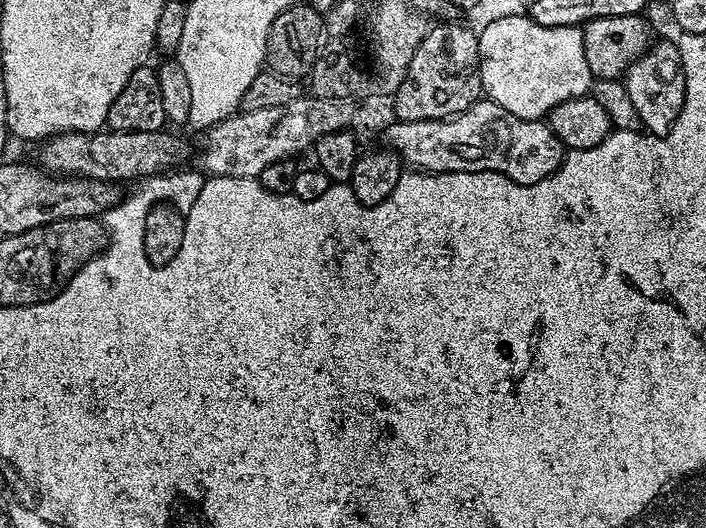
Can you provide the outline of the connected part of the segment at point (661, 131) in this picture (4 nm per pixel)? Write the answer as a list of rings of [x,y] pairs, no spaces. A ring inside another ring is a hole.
[[[664,40],[653,43],[624,73],[626,94],[640,115],[640,123],[651,135],[665,136],[674,126],[684,101],[684,71],[680,65],[679,43]]]

